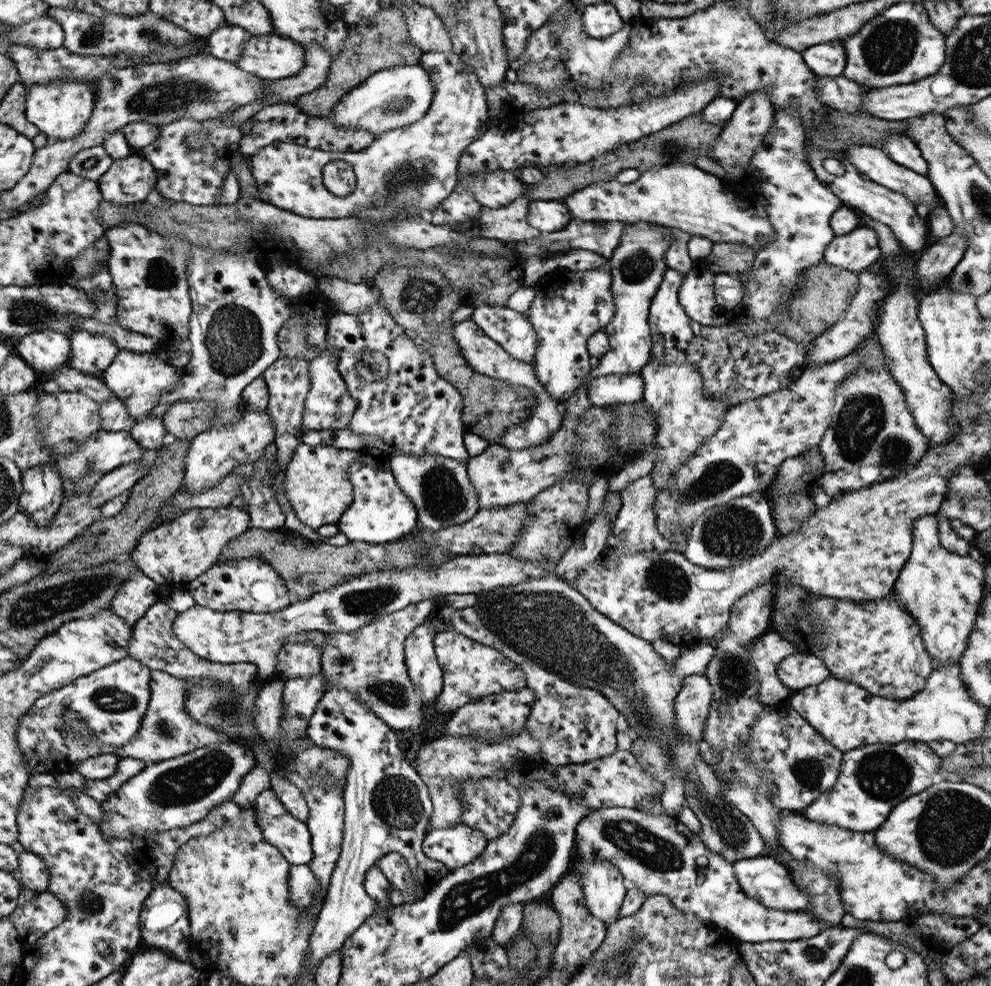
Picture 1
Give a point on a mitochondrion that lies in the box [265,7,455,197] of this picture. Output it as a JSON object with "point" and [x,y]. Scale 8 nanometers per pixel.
{"point":[395,106]}

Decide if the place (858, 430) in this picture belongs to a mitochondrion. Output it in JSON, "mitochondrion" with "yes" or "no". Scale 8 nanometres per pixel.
{"mitochondrion":"yes"}

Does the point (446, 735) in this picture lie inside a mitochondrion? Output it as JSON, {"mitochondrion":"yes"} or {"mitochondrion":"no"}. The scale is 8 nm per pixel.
{"mitochondrion":"no"}

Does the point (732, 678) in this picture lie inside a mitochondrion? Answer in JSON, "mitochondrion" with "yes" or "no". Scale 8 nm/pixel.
{"mitochondrion":"yes"}

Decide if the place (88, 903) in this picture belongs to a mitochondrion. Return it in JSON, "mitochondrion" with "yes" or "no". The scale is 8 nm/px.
{"mitochondrion":"yes"}

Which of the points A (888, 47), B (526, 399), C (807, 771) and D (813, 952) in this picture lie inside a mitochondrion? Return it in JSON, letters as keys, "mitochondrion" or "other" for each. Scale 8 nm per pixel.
{"A":"mitochondrion","B":"mitochondrion","C":"mitochondrion","D":"mitochondrion"}

